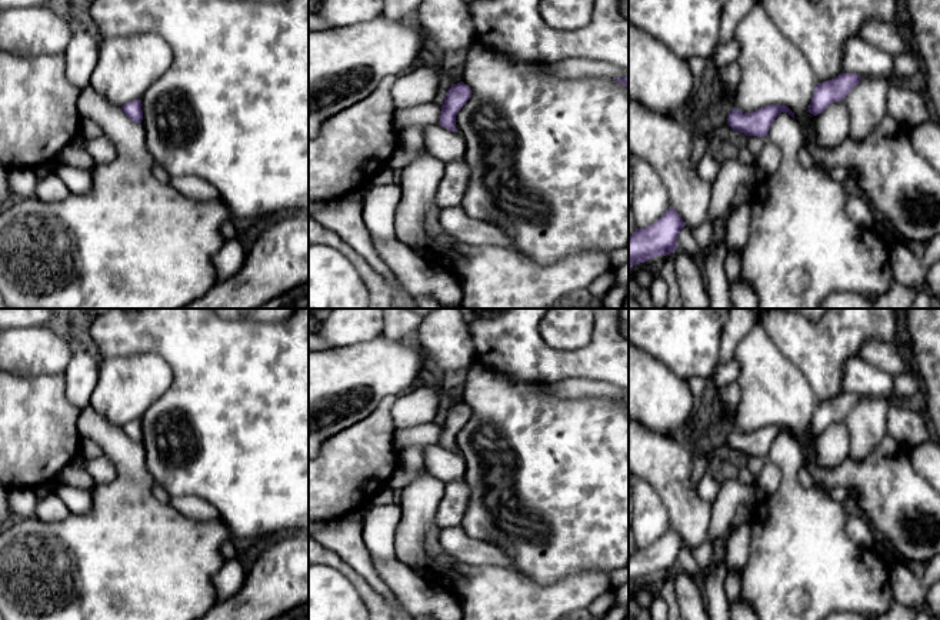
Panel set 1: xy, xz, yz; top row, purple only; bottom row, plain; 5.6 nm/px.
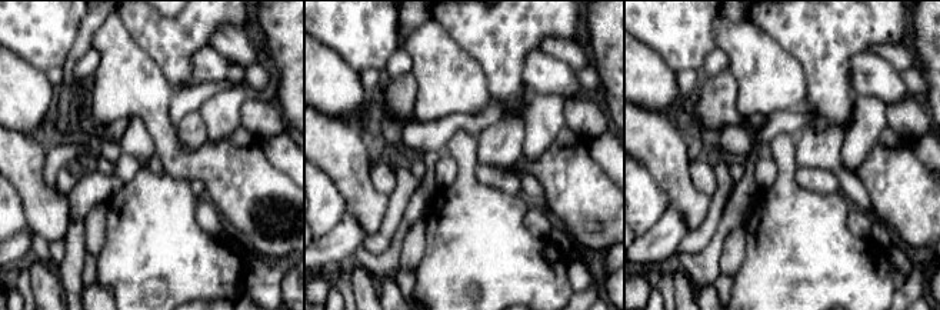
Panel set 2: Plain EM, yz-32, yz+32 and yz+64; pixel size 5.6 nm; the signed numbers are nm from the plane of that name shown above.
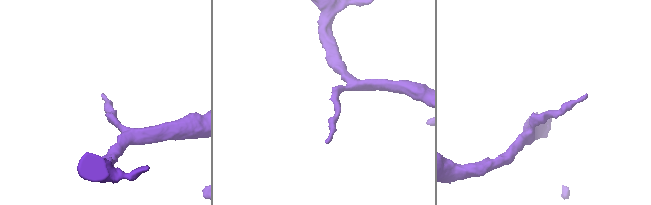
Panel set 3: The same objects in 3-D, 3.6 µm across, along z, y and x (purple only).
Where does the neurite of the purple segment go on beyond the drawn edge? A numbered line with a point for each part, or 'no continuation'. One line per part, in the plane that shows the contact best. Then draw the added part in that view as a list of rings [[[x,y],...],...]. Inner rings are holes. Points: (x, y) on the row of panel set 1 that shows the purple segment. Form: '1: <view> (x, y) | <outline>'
no continuation

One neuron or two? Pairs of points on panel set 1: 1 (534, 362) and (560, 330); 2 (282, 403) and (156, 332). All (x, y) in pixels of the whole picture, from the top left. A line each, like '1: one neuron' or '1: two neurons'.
1: two neurons
2: one neuron

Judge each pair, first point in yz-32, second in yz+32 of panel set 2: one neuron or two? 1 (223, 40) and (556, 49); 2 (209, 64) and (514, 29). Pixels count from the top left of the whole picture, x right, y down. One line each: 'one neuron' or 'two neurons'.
1: one neuron
2: two neurons

